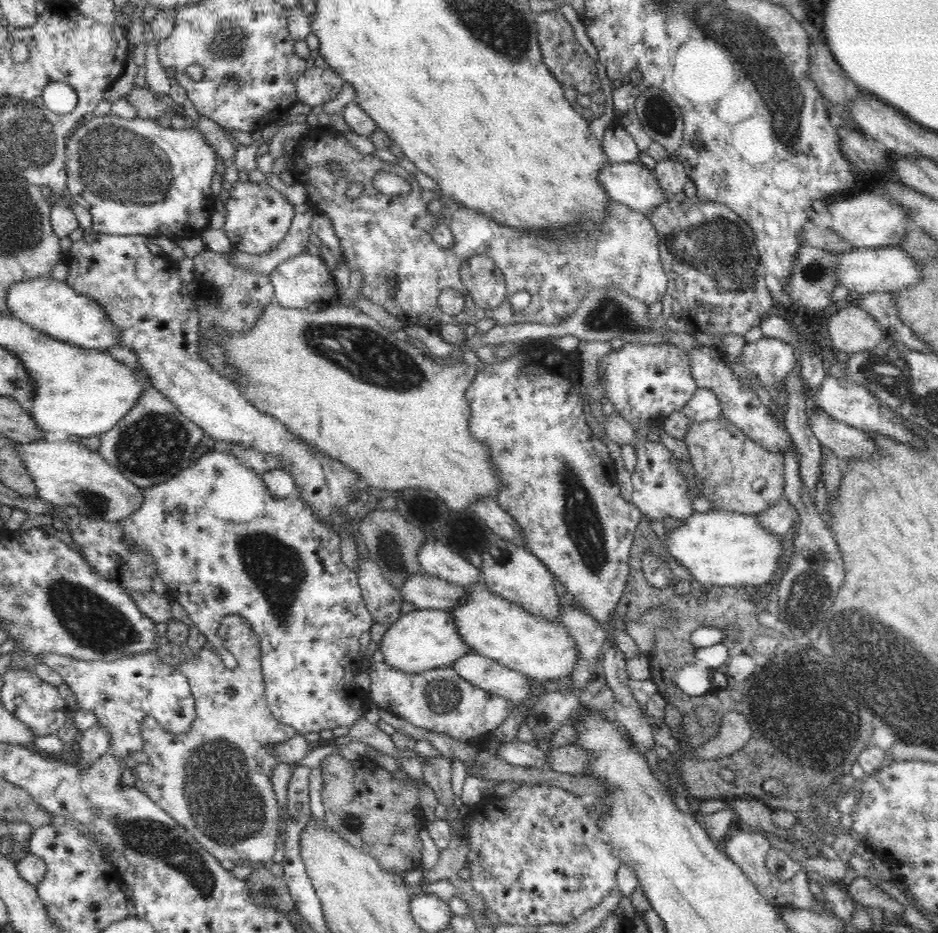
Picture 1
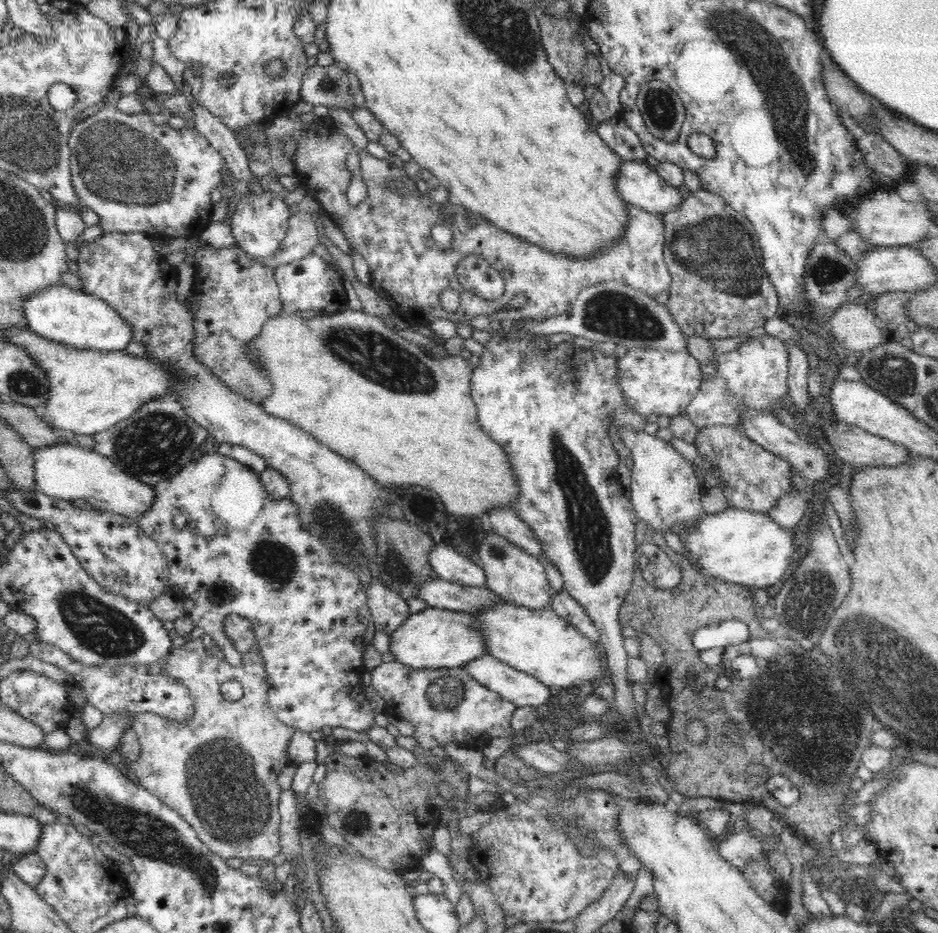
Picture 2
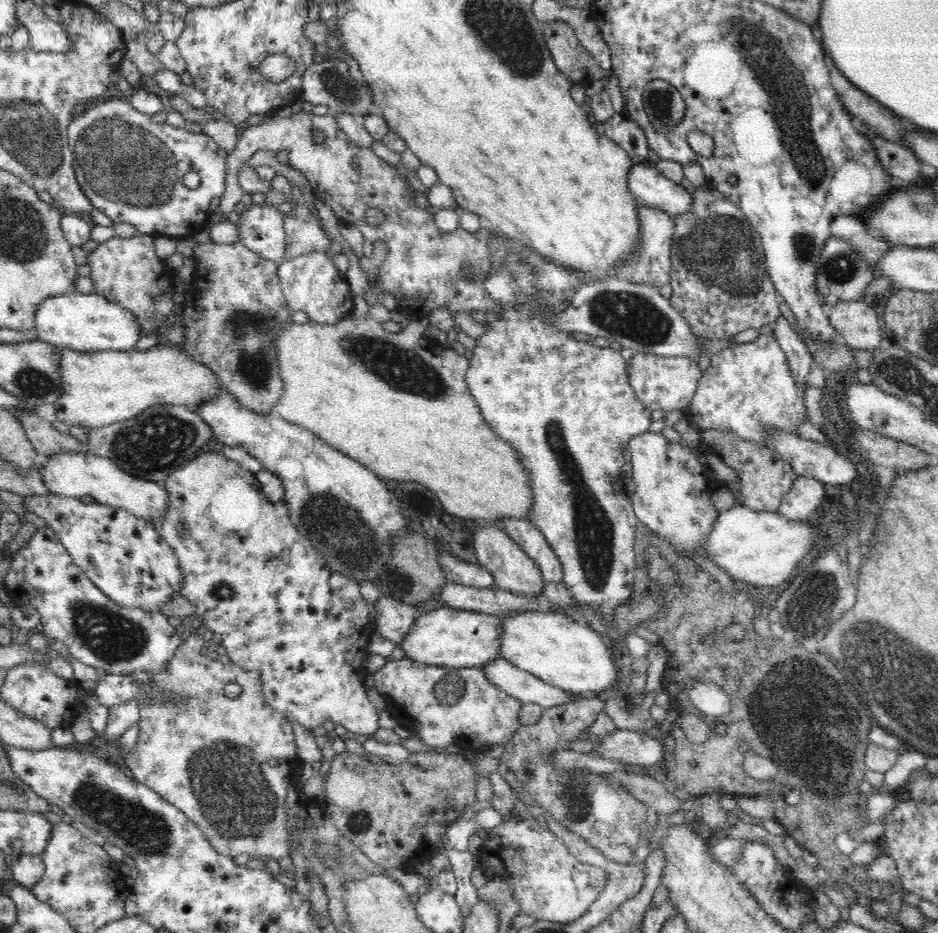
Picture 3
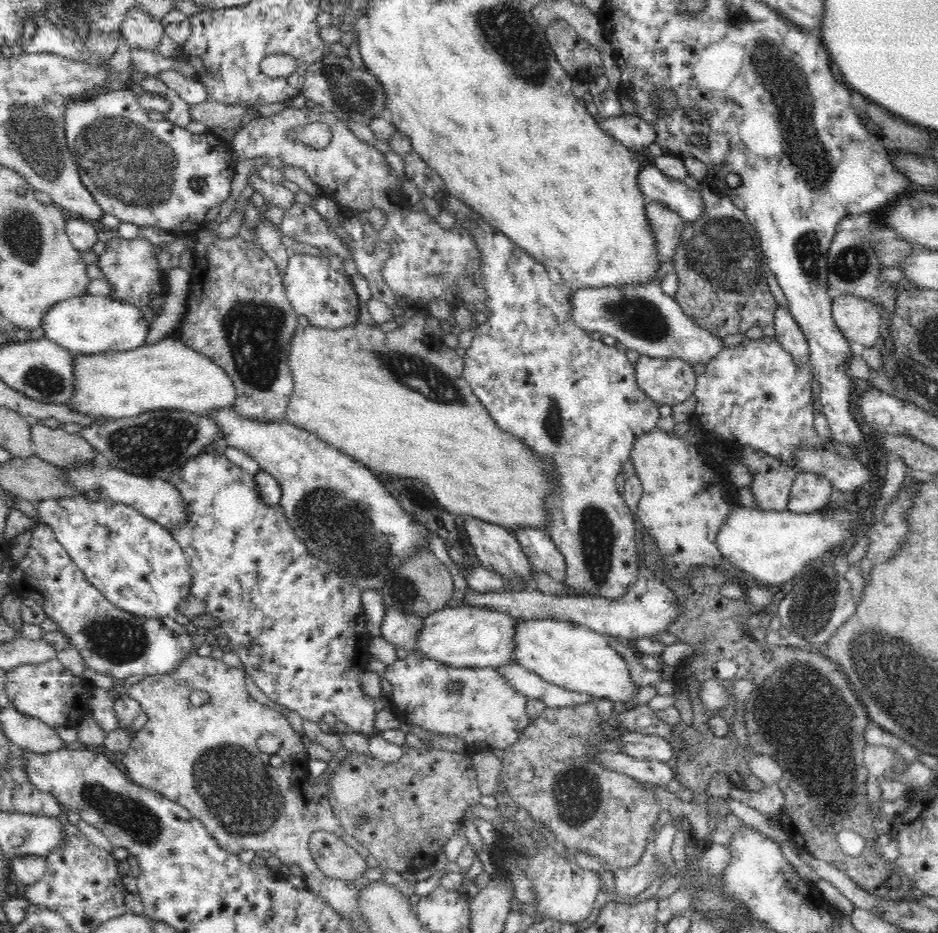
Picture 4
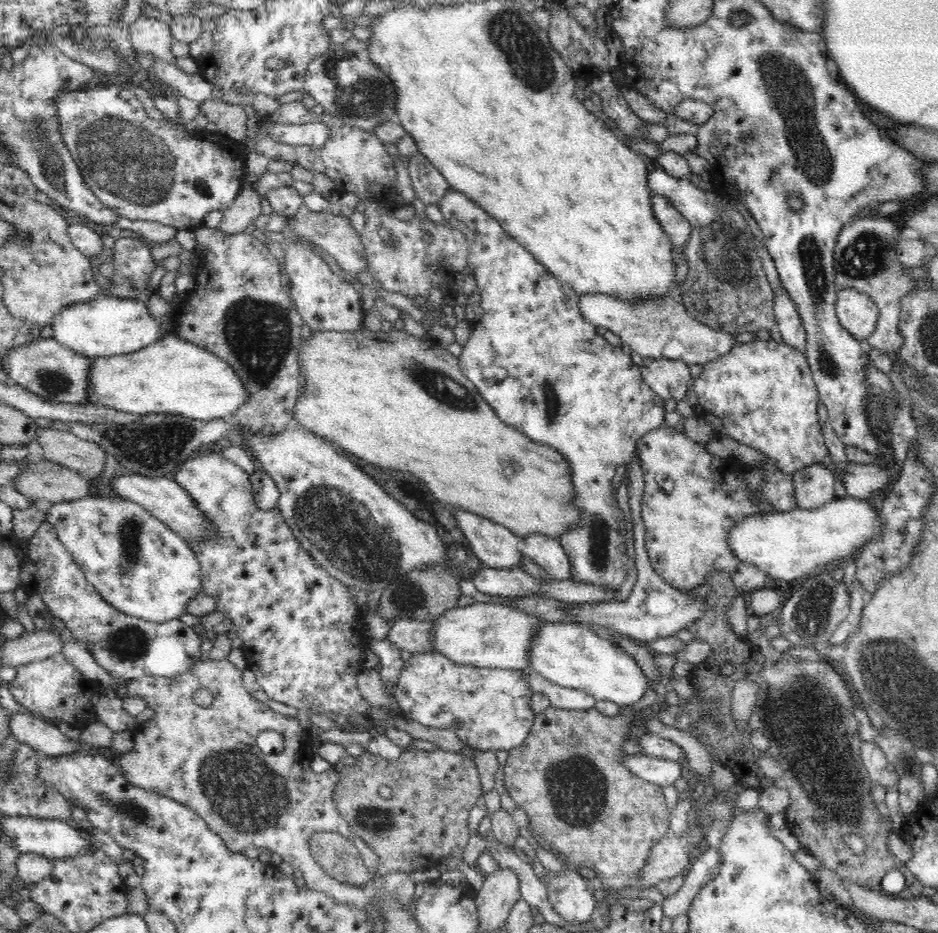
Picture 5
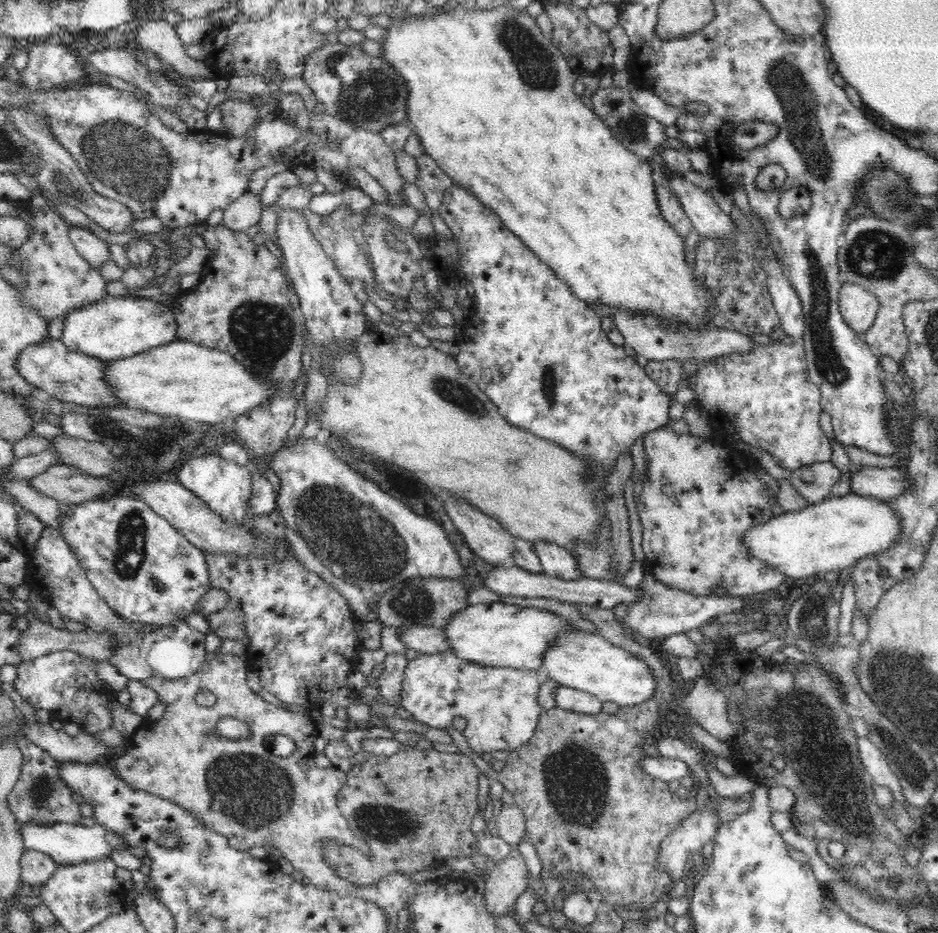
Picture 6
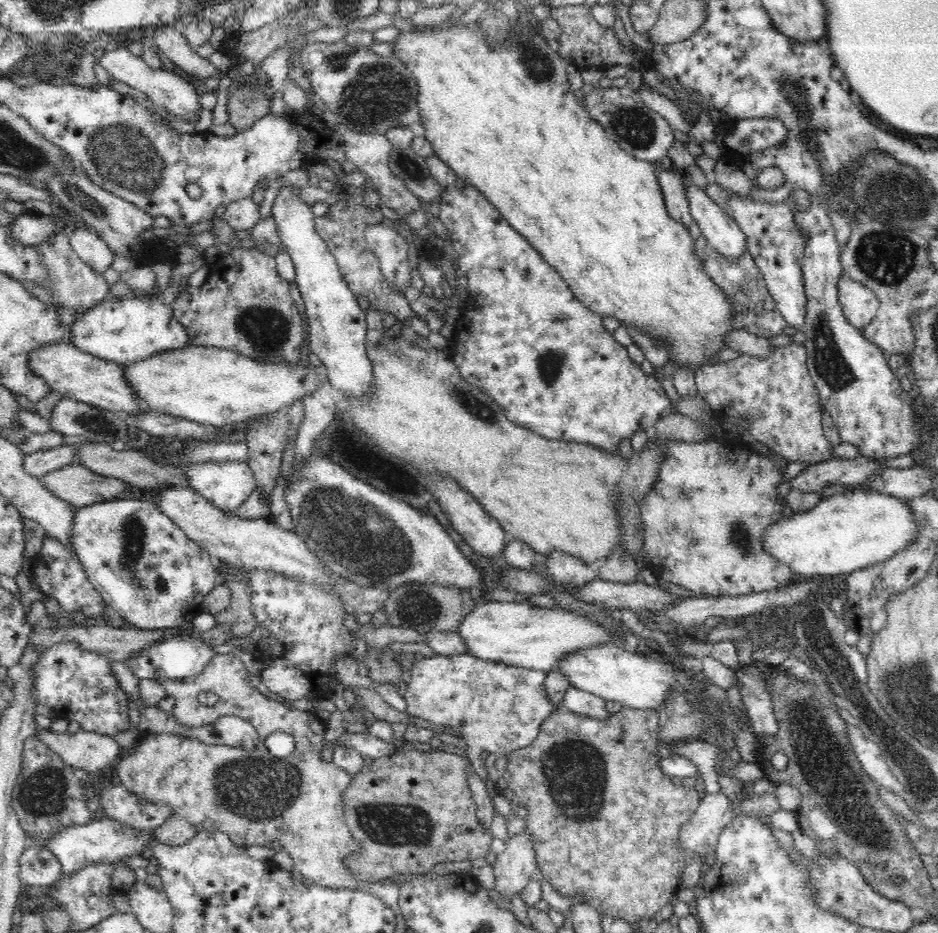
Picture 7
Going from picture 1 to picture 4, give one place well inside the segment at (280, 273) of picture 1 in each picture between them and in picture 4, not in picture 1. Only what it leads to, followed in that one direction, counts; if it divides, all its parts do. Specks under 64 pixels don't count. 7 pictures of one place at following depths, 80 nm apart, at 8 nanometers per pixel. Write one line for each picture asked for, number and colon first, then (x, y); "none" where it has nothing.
2: (310, 283)
3: (312, 284)
4: (327, 298)

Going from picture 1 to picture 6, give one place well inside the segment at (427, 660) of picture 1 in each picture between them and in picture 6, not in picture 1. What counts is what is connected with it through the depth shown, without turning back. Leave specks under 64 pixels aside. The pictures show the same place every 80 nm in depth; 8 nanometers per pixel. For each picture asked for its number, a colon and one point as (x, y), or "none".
2: (435, 638)
3: (446, 637)
4: (467, 636)
5: (483, 635)
6: (500, 635)

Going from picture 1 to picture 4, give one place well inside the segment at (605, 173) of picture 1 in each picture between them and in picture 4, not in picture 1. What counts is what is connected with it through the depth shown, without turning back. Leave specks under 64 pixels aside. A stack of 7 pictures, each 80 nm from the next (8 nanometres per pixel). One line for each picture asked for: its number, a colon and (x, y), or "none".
2: (638, 184)
3: (649, 188)
4: (674, 194)

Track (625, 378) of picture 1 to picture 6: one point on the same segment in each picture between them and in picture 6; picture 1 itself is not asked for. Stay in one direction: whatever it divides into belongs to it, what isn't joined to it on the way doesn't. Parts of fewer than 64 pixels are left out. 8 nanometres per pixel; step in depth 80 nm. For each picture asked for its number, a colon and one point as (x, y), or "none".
2: (657, 382)
3: (666, 383)
4: (671, 381)
5: (670, 379)
6: (668, 374)

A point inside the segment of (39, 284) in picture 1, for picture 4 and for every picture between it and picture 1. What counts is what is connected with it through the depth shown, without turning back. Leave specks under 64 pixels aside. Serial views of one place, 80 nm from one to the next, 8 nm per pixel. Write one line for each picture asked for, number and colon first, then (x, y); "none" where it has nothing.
2: (58, 313)
3: (82, 322)
4: (89, 324)

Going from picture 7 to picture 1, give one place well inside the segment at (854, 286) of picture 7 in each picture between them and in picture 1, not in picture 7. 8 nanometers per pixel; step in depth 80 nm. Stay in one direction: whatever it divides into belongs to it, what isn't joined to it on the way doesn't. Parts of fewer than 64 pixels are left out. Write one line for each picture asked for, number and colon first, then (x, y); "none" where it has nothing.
1: (852, 329)
2: (853, 326)
3: (856, 321)
4: (858, 318)
5: (857, 312)
6: (859, 308)

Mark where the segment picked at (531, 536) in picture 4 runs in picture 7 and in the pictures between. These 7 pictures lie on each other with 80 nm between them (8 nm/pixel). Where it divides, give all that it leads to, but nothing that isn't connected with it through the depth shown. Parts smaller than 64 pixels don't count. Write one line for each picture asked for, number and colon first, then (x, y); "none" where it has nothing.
5: (546, 552)
6: (558, 562)
7: (568, 570)

